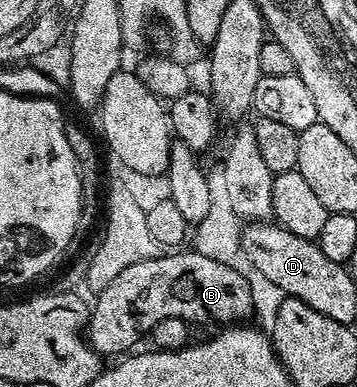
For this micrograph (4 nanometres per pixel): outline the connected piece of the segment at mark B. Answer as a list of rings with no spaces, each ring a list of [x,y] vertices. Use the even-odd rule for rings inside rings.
[[[174,250],[170,256],[161,257],[161,258],[152,258],[151,261],[141,261],[136,262],[135,265],[127,267],[127,269],[123,270],[121,274],[109,286],[105,289],[98,291],[96,293],[95,298],[97,301],[92,301],[91,311],[89,314],[89,322],[87,325],[87,339],[89,341],[89,345],[91,345],[96,352],[102,356],[102,358],[109,358],[109,355],[112,352],[121,352],[117,354],[125,354],[130,351],[129,348],[133,343],[136,342],[137,339],[140,338],[141,335],[152,333],[153,327],[159,322],[163,322],[163,318],[179,318],[180,320],[186,322],[194,322],[193,320],[214,320],[217,323],[217,326],[233,326],[238,322],[245,322],[247,318],[250,319],[254,315],[254,310],[252,306],[252,296],[251,290],[248,288],[247,279],[244,278],[243,274],[239,274],[238,270],[233,270],[230,266],[225,266],[222,262],[215,262],[212,258],[204,257],[203,254],[194,251],[188,250]]]

